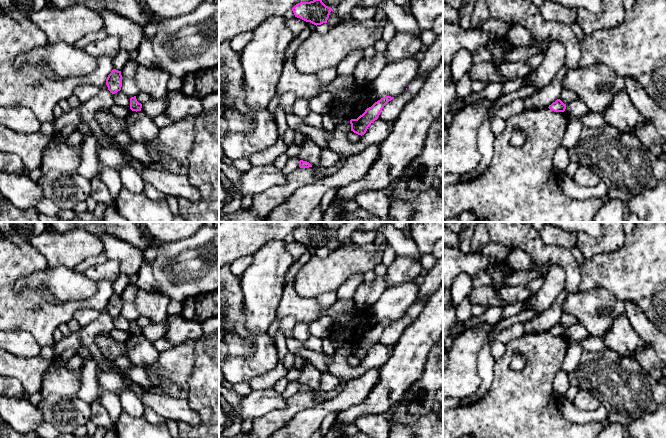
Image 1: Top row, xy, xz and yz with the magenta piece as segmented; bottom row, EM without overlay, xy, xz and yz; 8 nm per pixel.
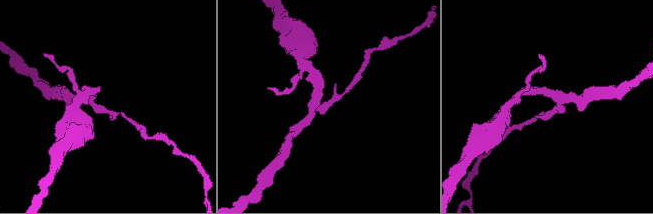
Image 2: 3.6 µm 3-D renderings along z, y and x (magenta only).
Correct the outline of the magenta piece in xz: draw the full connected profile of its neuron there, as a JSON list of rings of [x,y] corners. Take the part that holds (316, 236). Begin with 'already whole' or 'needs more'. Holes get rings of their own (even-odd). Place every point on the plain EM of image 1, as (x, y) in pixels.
already whole; [[[318,222],[310,226],[300,226],[292,232],[292,235],[295,241],[317,250],[327,247],[333,233],[326,230],[321,222]]]

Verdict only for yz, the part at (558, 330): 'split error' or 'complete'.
complete

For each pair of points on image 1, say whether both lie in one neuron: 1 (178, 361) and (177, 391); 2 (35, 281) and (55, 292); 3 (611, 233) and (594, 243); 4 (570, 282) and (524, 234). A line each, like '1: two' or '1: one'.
1: one
2: one
3: one
4: one

